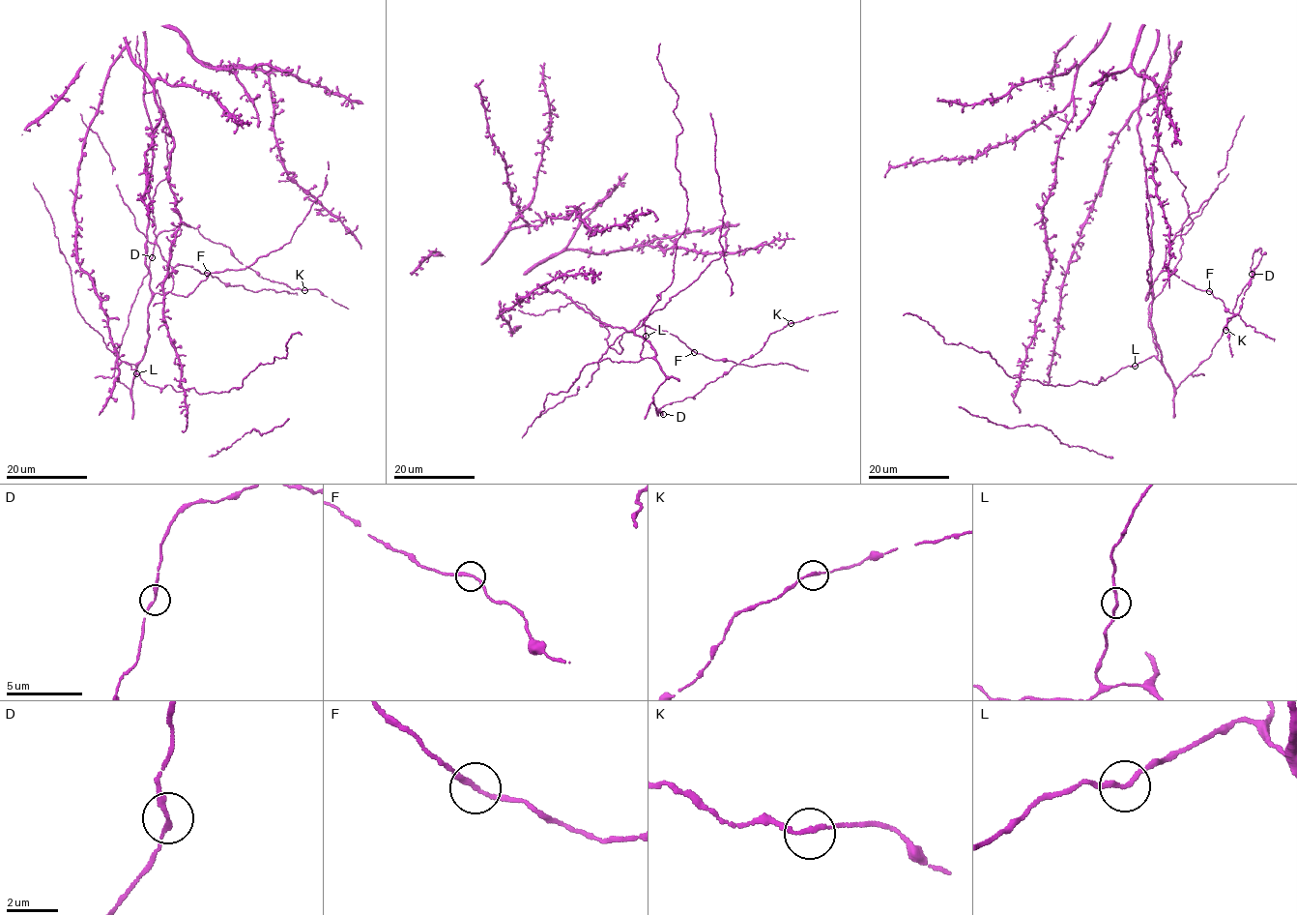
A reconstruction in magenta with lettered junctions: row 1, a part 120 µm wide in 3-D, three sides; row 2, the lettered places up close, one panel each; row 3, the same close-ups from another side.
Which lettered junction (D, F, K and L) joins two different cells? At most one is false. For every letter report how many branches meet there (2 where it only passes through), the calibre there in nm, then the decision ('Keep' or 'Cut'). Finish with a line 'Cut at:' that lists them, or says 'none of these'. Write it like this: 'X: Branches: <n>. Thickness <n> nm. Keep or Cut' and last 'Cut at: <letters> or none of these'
D: Branches: 2. Thickness 180 nm. Keep
F: Branches: 2. Thickness 180 nm. Keep
K: Branches: 2. Thickness 160 nm. Keep
L: Branches: 2. Thickness 170 nm. Keep
Cut at: none of these

